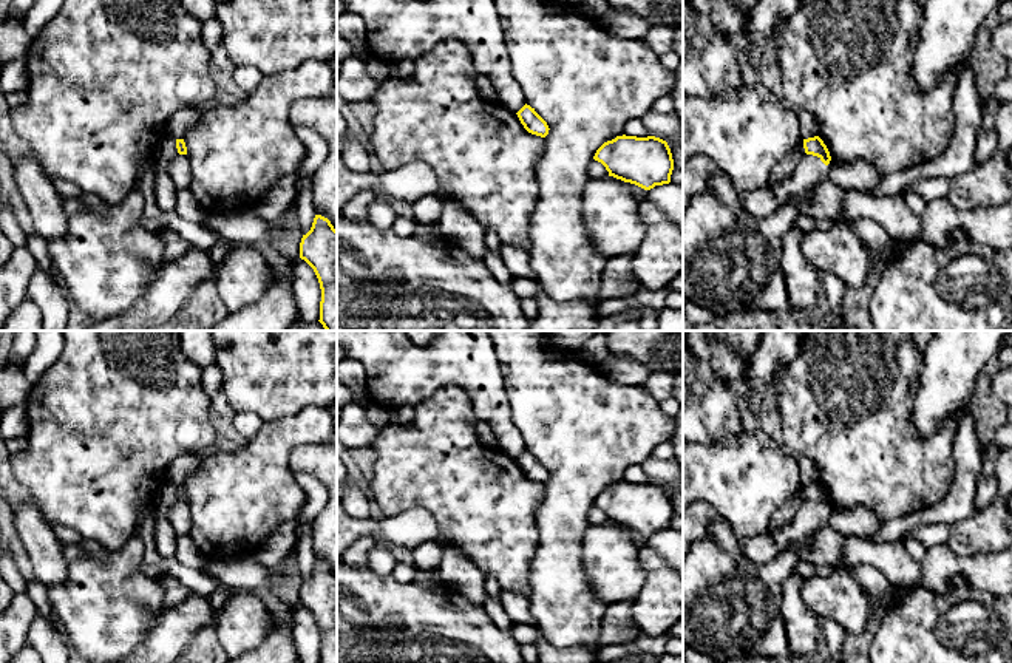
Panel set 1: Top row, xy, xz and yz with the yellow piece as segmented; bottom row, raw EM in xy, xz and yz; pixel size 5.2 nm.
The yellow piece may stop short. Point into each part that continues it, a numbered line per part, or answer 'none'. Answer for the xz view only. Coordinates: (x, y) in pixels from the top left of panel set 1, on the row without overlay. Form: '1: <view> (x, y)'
none

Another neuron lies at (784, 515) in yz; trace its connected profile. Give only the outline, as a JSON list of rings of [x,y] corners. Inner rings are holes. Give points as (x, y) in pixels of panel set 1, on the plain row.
[[[803,485],[802,488],[790,496],[773,515],[773,524],[776,527],[788,527],[794,516],[797,515],[799,508],[805,502]]]

